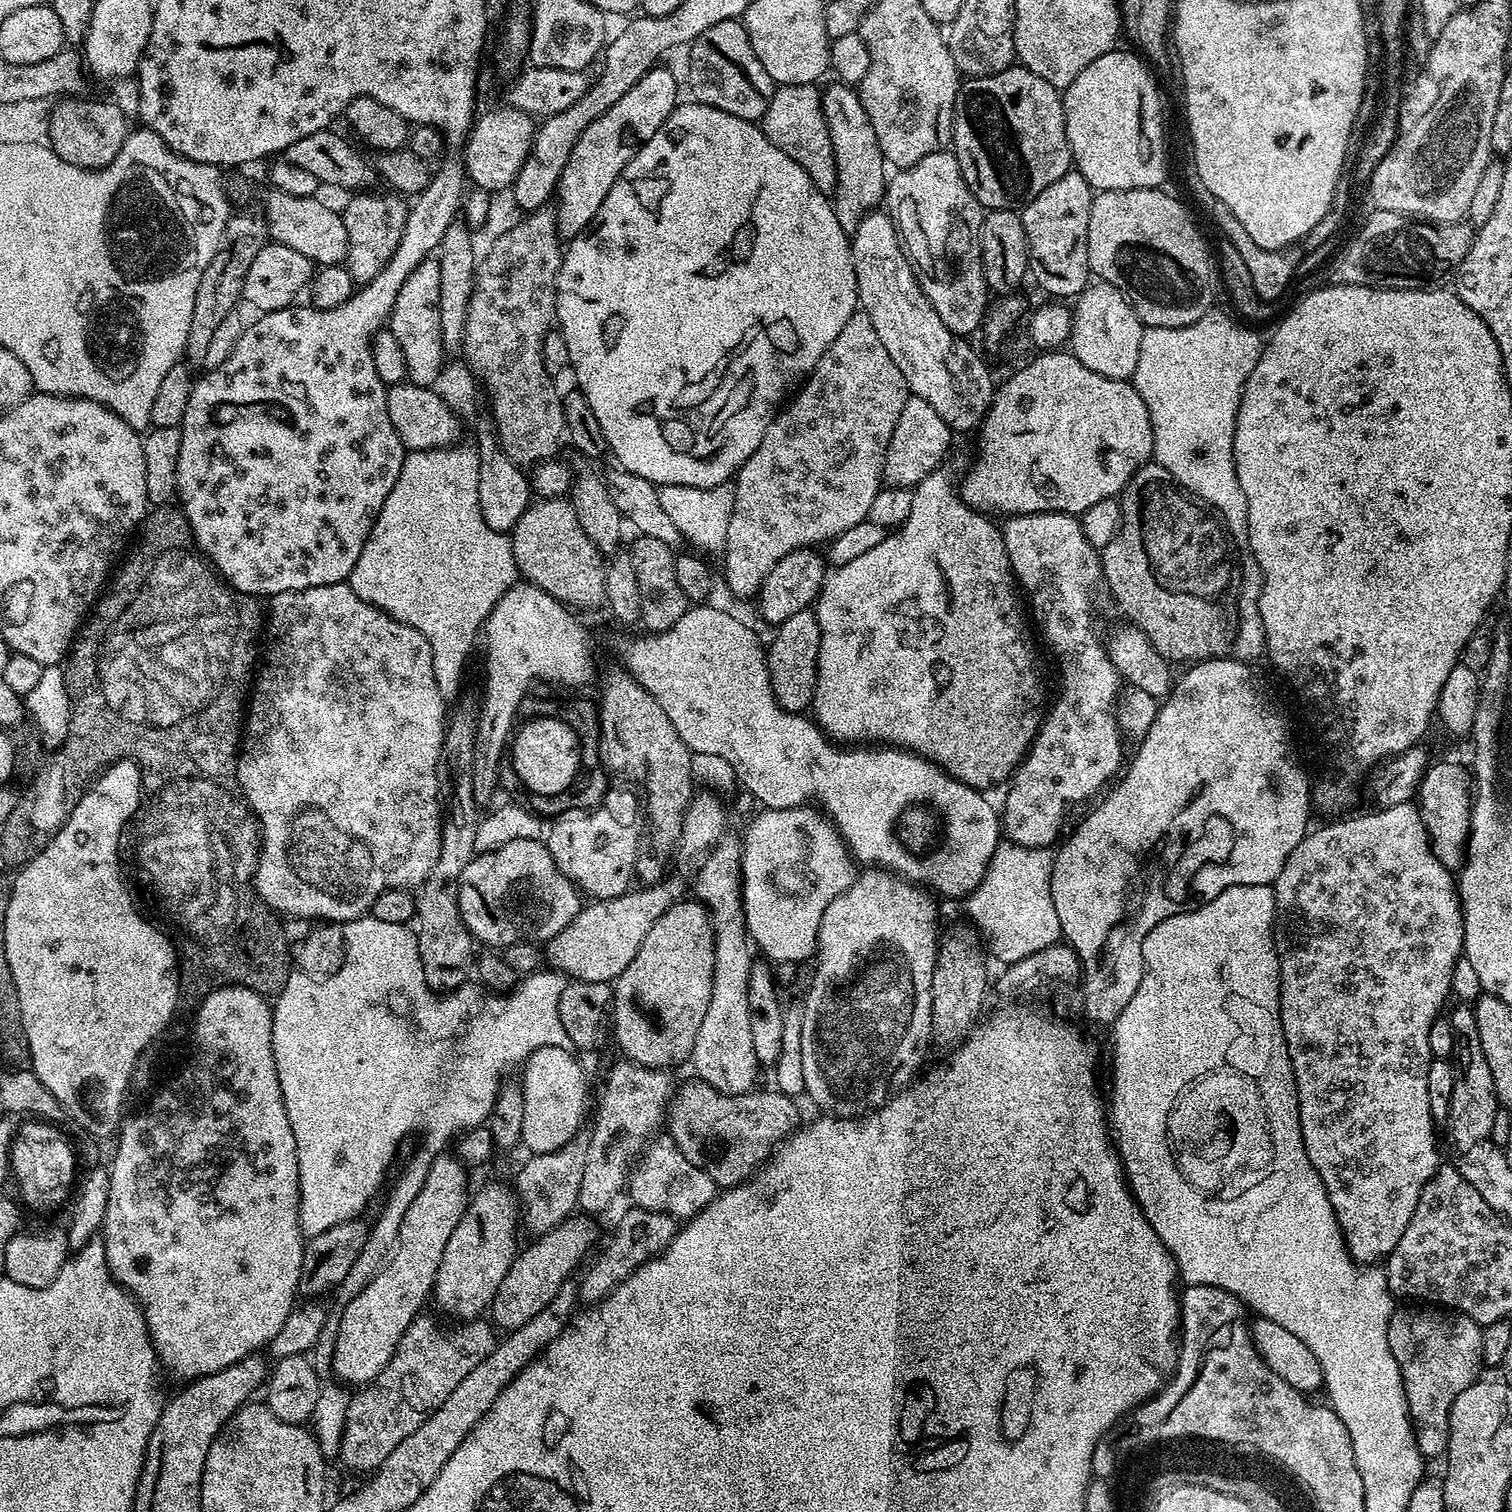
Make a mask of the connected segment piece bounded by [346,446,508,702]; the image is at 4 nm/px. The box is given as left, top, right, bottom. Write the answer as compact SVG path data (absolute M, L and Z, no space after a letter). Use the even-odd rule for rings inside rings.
M460 447L431 448L425 452L408 452L405 455L404 465L398 474L398 482L394 482L394 490L390 490L390 494L370 530L366 542L362 546L362 554L358 554L358 562L354 562L354 570L349 574L346 581L354 590L354 594L358 594L358 598L362 598L362 602L370 602L370 606L382 610L387 616L393 616L395 620L406 626L414 626L414 630L418 630L418 634L422 634L422 638L426 638L426 642L430 642L430 650L434 658L434 674L438 682L438 690L445 702L456 700L461 693L460 682L464 678L464 667L468 664L468 647L475 640L477 643L485 620L494 610L498 598L502 598L502 594L506 594L508 589L500 588L500 560L496 560L496 556L500 556L500 539L505 536L505 533L492 530L483 521L482 510L468 512L468 508L464 508L464 496L468 496L468 492L478 492L478 480L472 480L472 472L468 472L468 464L472 464L472 468L479 468L479 458L475 447ZM464 476L468 476L468 484L472 484L472 488L464 488Z

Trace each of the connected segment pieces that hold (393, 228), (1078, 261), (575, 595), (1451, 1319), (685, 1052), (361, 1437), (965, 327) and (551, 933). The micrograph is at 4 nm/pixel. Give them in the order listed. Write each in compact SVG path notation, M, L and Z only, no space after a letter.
M375 192L355 193L342 210L348 236L345 267L358 284L372 281L385 268L393 257L402 238L407 216L407 203L395 193L374 194Z
M1070 170L1066 174L1062 174L1062 178L1058 178L1058 182L1050 182L1050 186L1046 186L1046 190L1042 190L1042 194L1038 194L1027 204L1023 205L1022 211L1019 213L1022 226L1026 230L1026 238L1028 239L1028 267L1030 269L1031 279L1036 279L1036 284L1044 292L1049 292L1052 298L1075 298L1088 287L1090 283L1090 269L1088 266L1088 227L1090 226L1090 206L1094 190L1086 182L1086 178L1082 178L1082 174L1075 170Z
M540 498L528 505L510 531L517 573L569 609L603 605L605 557L586 538L571 503L564 498Z
M1440 1306L1408 1307L1412 1308L1397 1307L1390 1318L1390 1354L1394 1354L1394 1362L1398 1362L1420 1455L1443 1457L1448 1450L1448 1415L1454 1398L1481 1379L1480 1368L1485 1367L1482 1358L1484 1330L1461 1312Z
M695 898L670 906L650 931L630 966L612 988L610 1028L616 1031L619 1055L647 1068L671 1069L692 1055L698 1026L710 1006L714 978L714 938L708 910Z
M427 1314L416 1316L402 1334L390 1362L372 1381L351 1393L338 1460L352 1472L368 1474L379 1468L394 1446L402 1438L410 1438L454 1394L458 1382L496 1349L497 1343L497 1329L487 1319L470 1320L447 1332Z
M951 150L926 154L914 166L901 168L896 177L886 184L886 211L896 224L900 233L900 243L916 275L916 281L926 298L938 310L938 318L946 322L946 326L957 336L967 337L981 327L990 307L990 289L984 281L984 267L980 257L980 224L984 221L984 212L980 203L974 198L972 191L962 178L962 170L956 161L956 154Z
M518 838L514 842L506 842L506 846L493 852L473 855L469 864L462 870L457 888L462 922L468 928L473 941L480 943L481 940L484 946L492 950L502 950L523 940L550 941L573 920L582 907L580 889L570 878L566 878L566 874L558 870L543 839Z

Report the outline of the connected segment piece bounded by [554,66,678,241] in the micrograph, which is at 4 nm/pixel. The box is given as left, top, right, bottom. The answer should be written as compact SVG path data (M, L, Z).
M657 66L650 71L606 114L602 114L574 142L574 150L570 150L570 162L566 162L566 170L562 170L562 178L558 182L554 193L554 207L556 210L556 229L560 231L565 241L572 240L598 214L598 206L610 194L610 186L622 174L624 167L640 145L645 144L666 122L666 118L675 110L678 103L676 97L676 76L668 68Z

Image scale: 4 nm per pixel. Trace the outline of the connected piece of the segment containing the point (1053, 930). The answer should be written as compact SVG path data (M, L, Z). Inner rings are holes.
M1001 843L992 855L982 882L965 899L966 910L985 940L989 957L1002 966L1021 961L1061 941L1061 922L1050 893L1053 858L1054 854L1047 848Z

